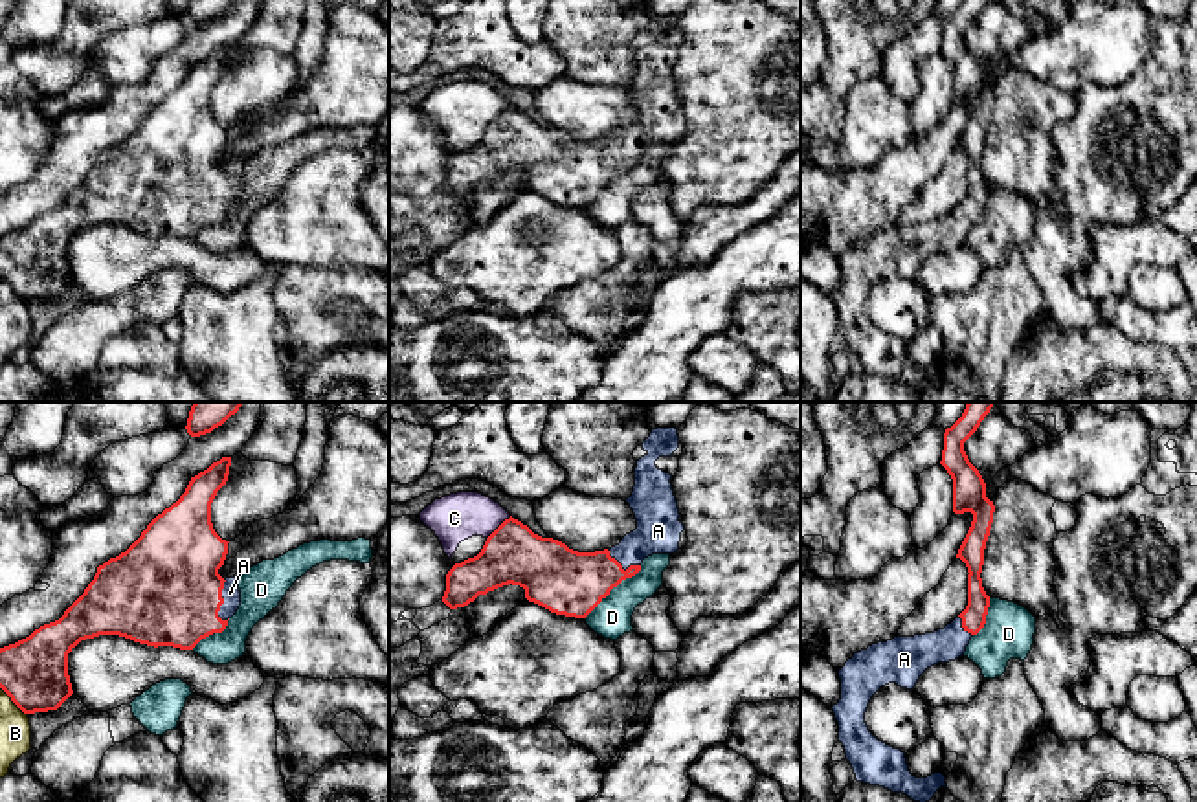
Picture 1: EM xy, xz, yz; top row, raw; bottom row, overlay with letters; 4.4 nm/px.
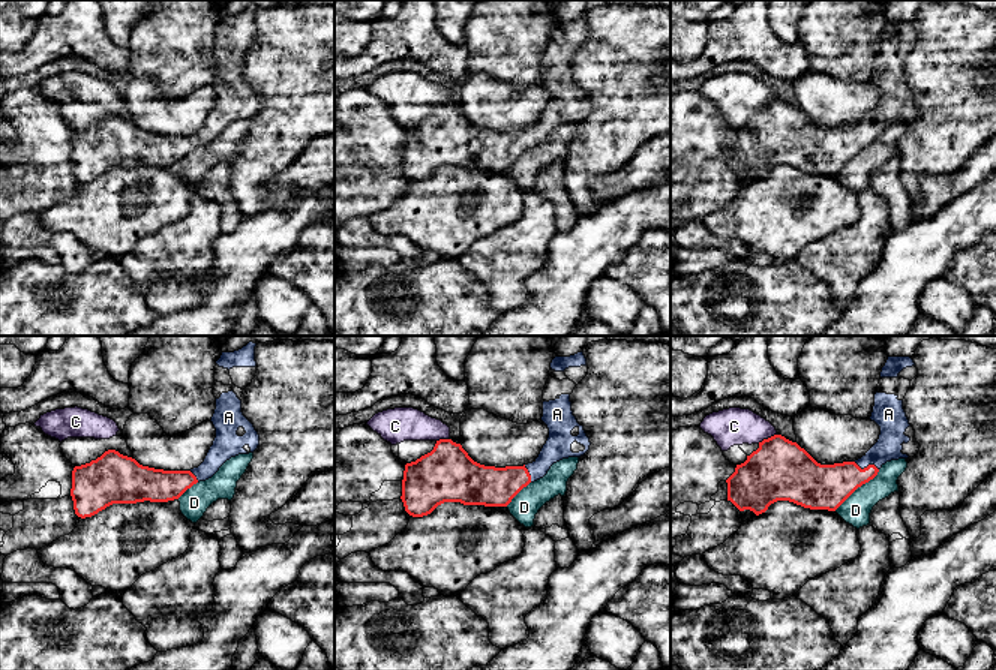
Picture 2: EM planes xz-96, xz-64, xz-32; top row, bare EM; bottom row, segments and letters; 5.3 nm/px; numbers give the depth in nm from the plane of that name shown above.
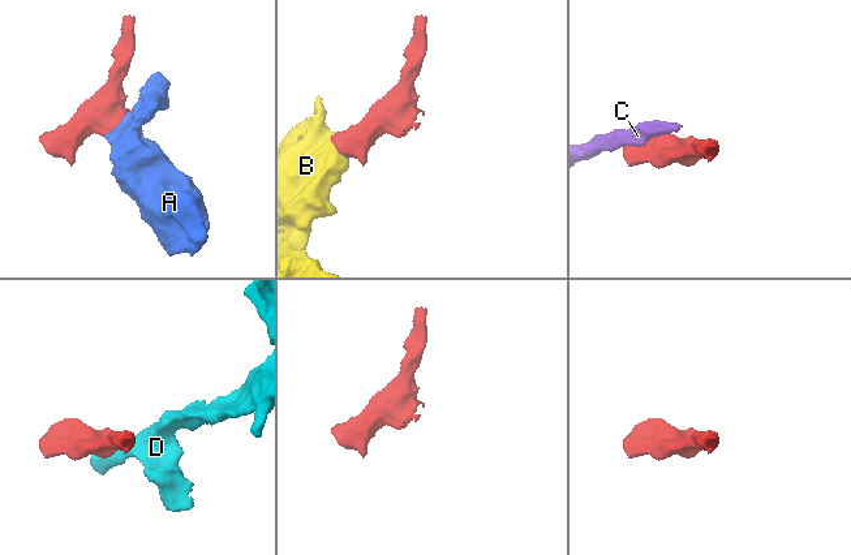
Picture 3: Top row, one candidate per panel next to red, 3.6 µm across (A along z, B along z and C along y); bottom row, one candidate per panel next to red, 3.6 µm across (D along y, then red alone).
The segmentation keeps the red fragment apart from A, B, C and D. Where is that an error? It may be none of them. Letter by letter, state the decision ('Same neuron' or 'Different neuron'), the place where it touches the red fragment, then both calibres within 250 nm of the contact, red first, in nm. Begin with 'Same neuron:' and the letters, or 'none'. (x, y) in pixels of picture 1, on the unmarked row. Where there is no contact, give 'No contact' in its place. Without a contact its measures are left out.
Same neuron: A
A: Same neuron. Touches red at xy (223, 189). Thickness 480 nm (red) against 80 nm
B: Different neuron. Touches red at xy (13, 290). Thickness 300 nm (red) against 140 nm
C: Different neuron. Touches red at xz (498, 116). Thickness 260 nm (red) against 220 nm
D: Different neuron. Touches red at xz (612, 177). Thickness 280 nm (red) against 170 nm

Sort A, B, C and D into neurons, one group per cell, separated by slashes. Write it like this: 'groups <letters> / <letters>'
groups A / B / C / D

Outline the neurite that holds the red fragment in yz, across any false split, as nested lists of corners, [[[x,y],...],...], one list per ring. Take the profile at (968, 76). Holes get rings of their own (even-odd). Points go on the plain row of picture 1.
[[[964,0],[944,22],[940,50],[953,68],[953,101],[973,103],[971,116],[956,143],[969,162],[966,198],[934,222],[898,224],[854,242],[839,259],[841,288],[832,295],[839,312],[839,330],[856,369],[903,382],[920,393],[929,391],[940,376],[947,376],[945,365],[942,362],[927,367],[912,365],[905,341],[879,330],[868,319],[865,301],[881,275],[896,272],[901,277],[914,279],[927,257],[962,246],[971,226],[986,213],[990,185],[982,176],[980,162],[995,94],[986,86],[986,72],[969,51],[964,31],[977,20],[988,2]]]

